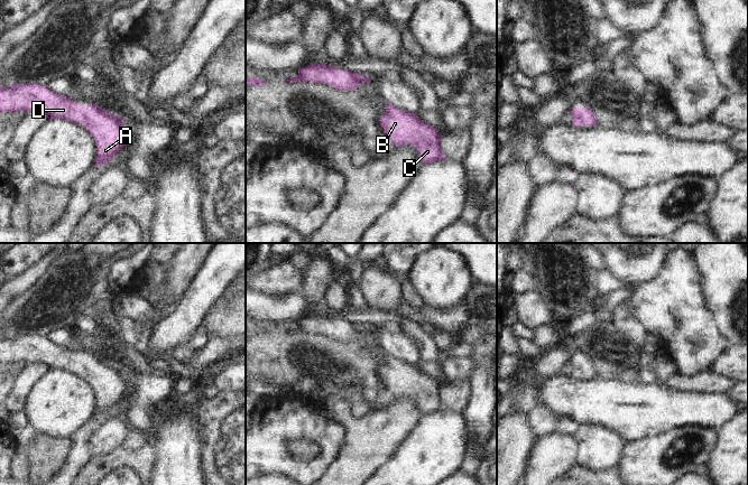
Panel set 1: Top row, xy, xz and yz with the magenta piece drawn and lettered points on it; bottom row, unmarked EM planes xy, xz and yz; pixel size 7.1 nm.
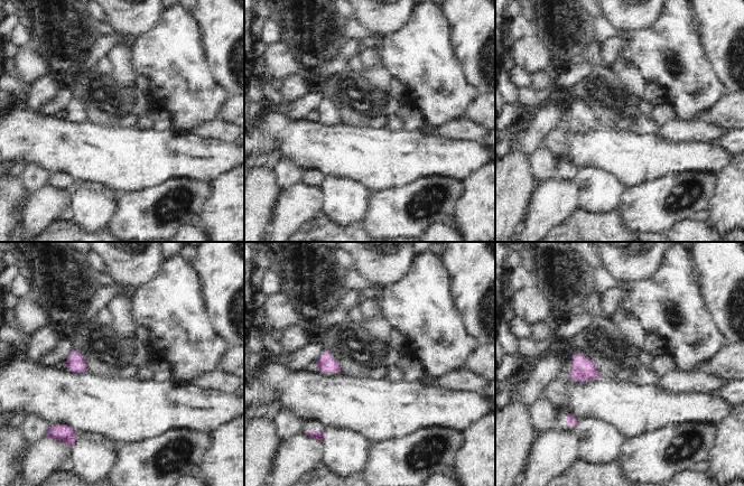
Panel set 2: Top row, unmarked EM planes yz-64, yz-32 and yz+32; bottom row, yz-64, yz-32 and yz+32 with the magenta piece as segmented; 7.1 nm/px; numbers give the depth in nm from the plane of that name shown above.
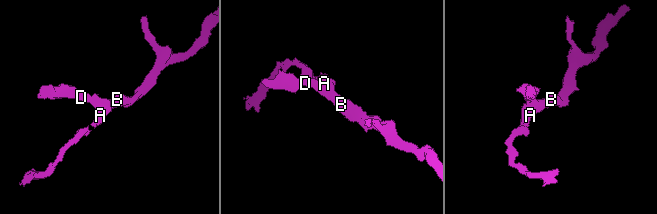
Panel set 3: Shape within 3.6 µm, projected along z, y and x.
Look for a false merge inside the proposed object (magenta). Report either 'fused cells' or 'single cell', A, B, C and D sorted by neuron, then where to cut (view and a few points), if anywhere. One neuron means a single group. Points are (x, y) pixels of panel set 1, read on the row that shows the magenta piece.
single cell; A B C D; no cut

